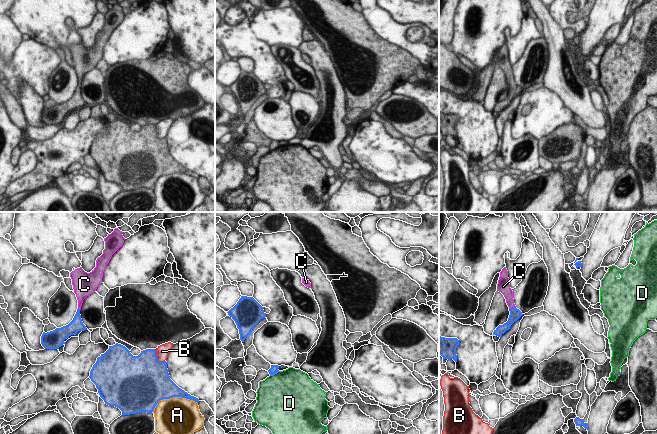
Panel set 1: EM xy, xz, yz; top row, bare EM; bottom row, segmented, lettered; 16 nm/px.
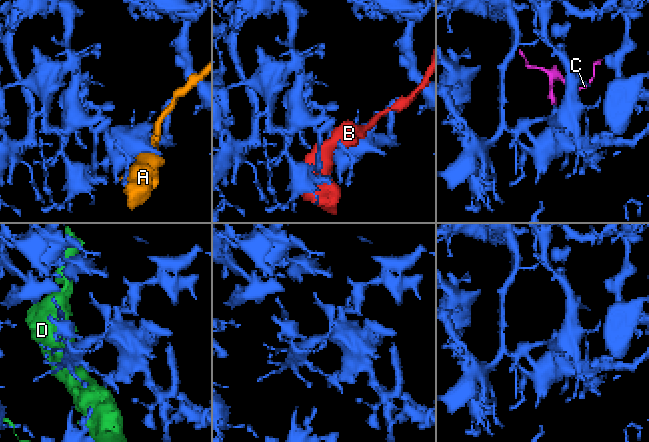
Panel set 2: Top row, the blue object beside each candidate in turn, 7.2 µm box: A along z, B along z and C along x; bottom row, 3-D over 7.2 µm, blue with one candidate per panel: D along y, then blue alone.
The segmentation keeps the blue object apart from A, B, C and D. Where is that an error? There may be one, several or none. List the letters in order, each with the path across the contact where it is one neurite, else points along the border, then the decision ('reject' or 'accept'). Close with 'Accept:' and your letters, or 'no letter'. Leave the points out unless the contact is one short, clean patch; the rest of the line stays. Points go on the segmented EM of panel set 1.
A: reject
B: reject
C: across yz (515, 314), (512, 307), (508, 293) | accept
D: reject
Accept: C

